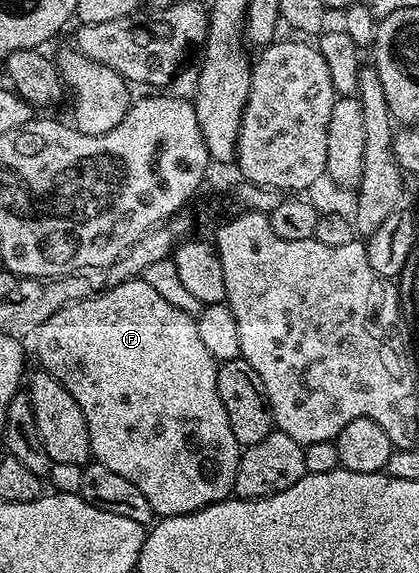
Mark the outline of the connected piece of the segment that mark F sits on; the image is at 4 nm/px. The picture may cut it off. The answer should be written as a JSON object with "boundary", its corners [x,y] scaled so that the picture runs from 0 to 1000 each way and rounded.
{"boundary":[[[327,482],[246,506],[222,520],[150,534],[138,545],[129,545],[129,551],[119,551],[119,558],[110,558],[110,565],[100,565],[95,574],[84,578],[84,590],[86,618],[95,623],[93,637],[131,656],[148,670],[148,677],[167,684],[167,691],[177,691],[186,712],[196,712],[196,726],[205,726],[220,799],[253,810],[263,824],[282,824],[282,831],[310,838],[320,852],[332,852],[339,866],[348,866],[351,876],[358,878],[365,899],[403,904],[461,897],[482,887],[511,881],[513,876],[532,876],[556,860],[578,780],[568,775],[568,768],[558,768],[558,752],[549,747],[549,733],[539,728],[539,712],[530,712],[530,691],[520,691],[518,628],[511,621],[501,621],[492,600],[482,600],[482,592],[473,586],[473,565],[461,550],[434,545],[434,538],[415,538],[415,531],[401,529],[387,515],[368,510],[368,503],[358,503],[358,496],[348,496],[341,483]]]}

